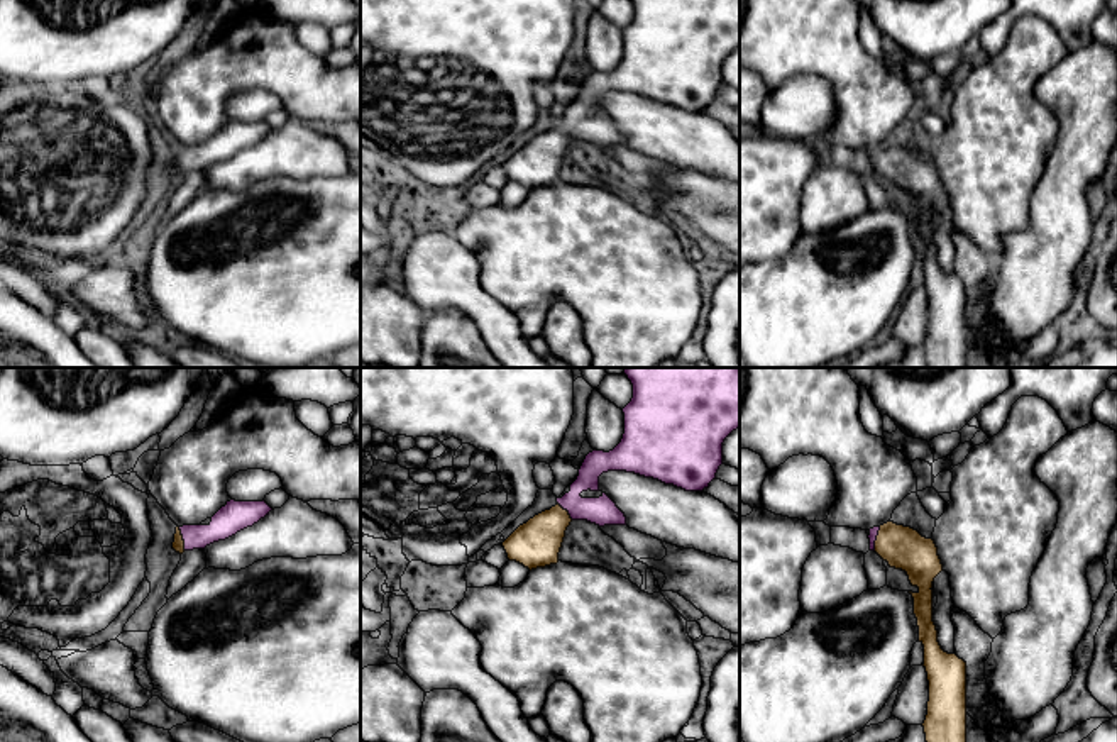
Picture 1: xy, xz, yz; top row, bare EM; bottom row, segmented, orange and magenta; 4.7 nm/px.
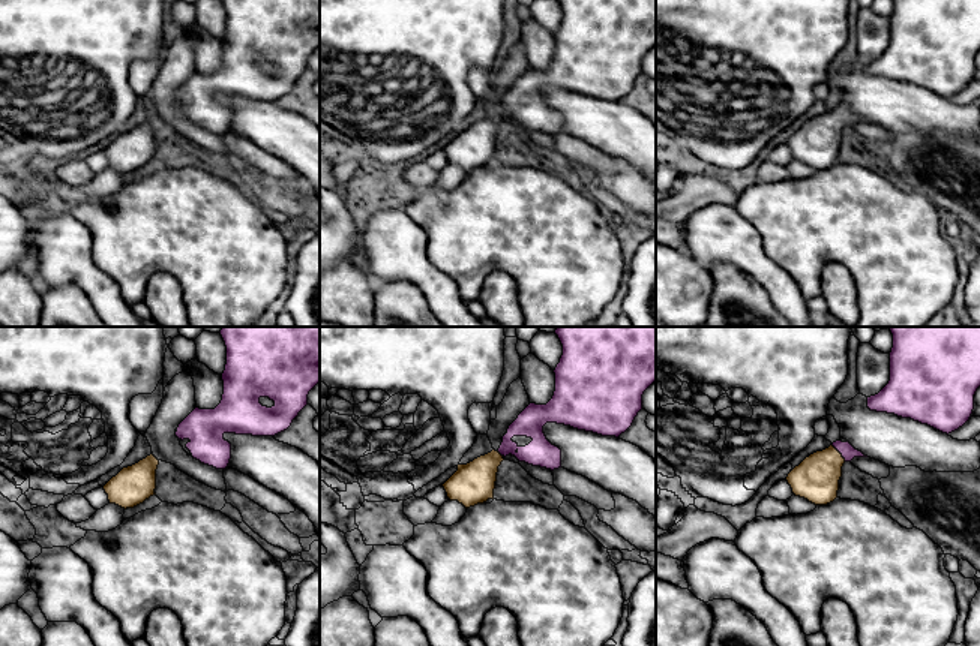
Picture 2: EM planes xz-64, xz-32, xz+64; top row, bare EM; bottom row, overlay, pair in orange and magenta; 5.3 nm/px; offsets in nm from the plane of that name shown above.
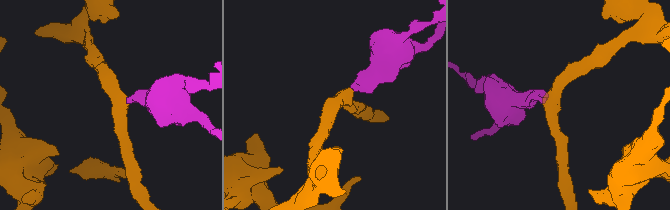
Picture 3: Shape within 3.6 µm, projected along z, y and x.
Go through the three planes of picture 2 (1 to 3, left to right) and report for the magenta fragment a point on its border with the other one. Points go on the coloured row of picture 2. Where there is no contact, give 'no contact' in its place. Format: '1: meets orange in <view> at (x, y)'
1: no contact
2: meets orange in xz-32 at (500, 454)
3: meets orange in xz+64 at (839, 453)

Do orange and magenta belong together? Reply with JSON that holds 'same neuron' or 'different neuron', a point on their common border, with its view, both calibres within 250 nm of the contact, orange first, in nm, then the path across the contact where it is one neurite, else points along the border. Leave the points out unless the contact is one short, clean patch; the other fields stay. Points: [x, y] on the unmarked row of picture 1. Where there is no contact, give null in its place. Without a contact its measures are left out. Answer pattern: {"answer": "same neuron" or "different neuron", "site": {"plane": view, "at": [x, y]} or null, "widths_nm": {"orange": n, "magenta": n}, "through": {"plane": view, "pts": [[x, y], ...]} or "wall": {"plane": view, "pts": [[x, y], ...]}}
{"answer": "same neuron", "site": {"plane": "xy", "at": [181, 160]}, "widths_nm": {"orange": 60, "magenta": 140}, "through": {"plane": "xy", "pts": [[178, 165], [181, 160], [210, 155], [229, 141]]}}

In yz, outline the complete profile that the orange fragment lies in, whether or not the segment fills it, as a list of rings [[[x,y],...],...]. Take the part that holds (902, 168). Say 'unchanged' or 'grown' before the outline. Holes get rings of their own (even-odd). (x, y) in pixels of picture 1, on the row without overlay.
grown | [[[894,142],[870,149],[870,171],[890,188],[907,193],[912,207],[919,263],[924,266],[924,288],[929,302],[927,335],[922,344],[927,368],[966,368],[966,283],[948,274],[938,263],[933,242],[933,202],[943,191],[933,159]]]

